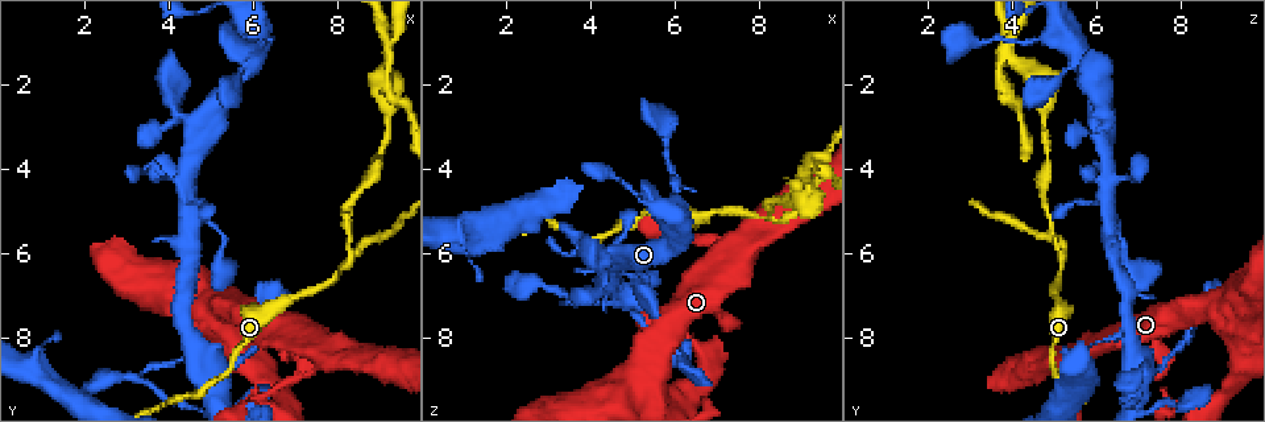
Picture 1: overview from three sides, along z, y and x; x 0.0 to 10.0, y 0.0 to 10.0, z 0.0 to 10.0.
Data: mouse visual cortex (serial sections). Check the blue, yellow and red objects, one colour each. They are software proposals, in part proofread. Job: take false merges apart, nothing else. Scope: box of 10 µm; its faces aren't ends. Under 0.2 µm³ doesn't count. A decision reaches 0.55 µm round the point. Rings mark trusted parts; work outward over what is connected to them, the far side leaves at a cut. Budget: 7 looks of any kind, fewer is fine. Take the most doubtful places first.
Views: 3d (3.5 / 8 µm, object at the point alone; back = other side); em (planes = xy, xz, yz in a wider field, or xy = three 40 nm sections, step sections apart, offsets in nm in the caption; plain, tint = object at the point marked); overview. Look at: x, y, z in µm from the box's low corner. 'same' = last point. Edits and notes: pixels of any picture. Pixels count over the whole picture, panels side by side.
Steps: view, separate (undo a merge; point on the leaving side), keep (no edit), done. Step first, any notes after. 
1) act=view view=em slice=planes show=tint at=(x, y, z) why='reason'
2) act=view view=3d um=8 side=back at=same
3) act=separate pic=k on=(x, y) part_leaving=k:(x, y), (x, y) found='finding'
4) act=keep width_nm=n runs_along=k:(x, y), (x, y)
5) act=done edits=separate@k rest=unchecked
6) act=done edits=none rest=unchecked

act=view view=3d um=3.5 side=back at=(8.35, 6.05, 5.20)

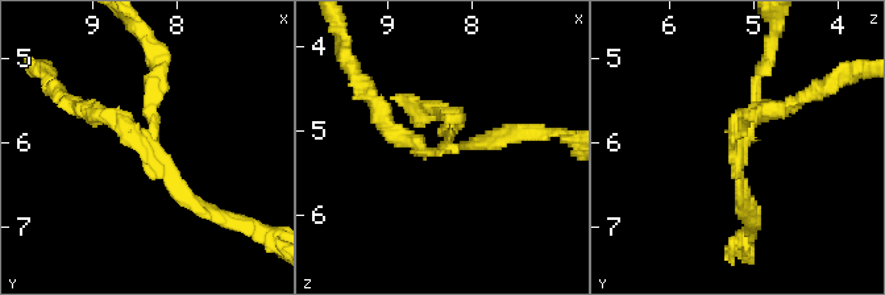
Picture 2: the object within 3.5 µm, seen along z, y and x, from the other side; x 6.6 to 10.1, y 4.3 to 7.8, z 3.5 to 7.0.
act=view view=em slice=xy step=3 show=tint at=(8.30, 6.10, 5.15) arms=3 arm_widths_nm=150,150,200 why='shape alone is not enough'

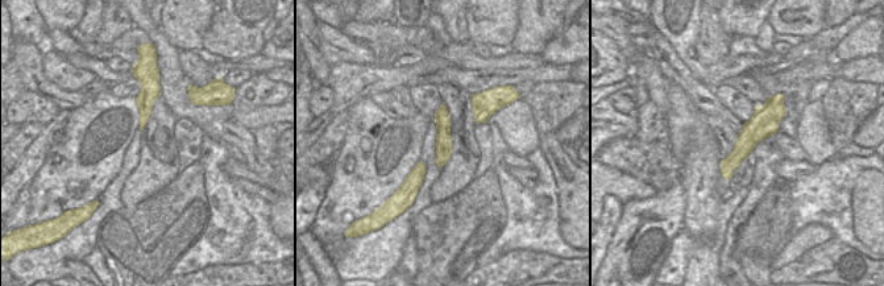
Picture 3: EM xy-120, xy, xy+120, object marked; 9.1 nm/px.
act=separate pic=2 on=(153, 78) part_leaving=2:(153, 120), (157, 59), (145, 36) found='a second cell is stuck on'

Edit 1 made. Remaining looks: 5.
act=view view=3d um=3.5 at=(7.50, 8.55, 5.70) why='three-way junction'

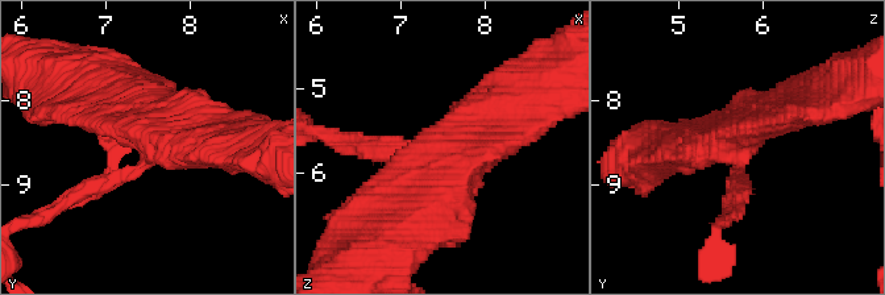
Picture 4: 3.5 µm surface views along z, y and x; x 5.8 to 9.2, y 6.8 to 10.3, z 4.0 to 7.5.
act=view view=em slice=xy step=2 show=tint at=(7.60, 8.55, 5.75)

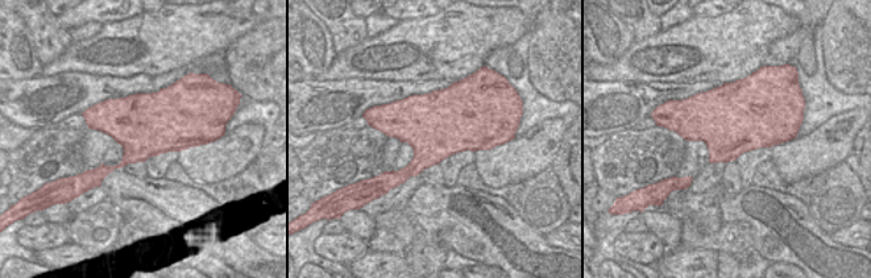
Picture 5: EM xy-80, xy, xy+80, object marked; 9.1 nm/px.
act=view view=em slice=xy step=5 show=tint at=same why='another direction'

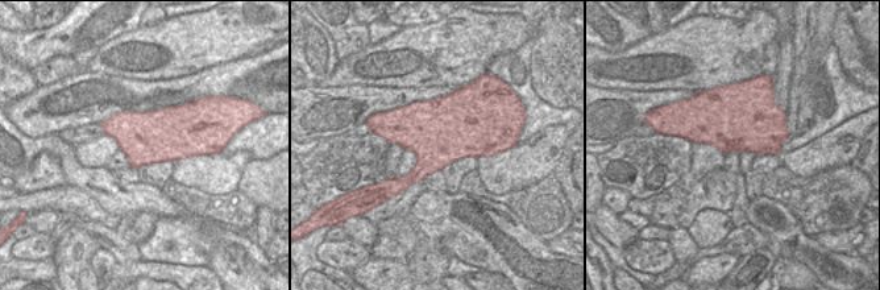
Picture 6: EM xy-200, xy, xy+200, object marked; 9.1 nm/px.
act=keep runs_along=4:(419, 221), (464, 157), (528, 100) found='one cell here'

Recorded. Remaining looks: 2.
act=view view=3d um=8 at=(5.80, 1.05, 3.35) why='sudden change in width'

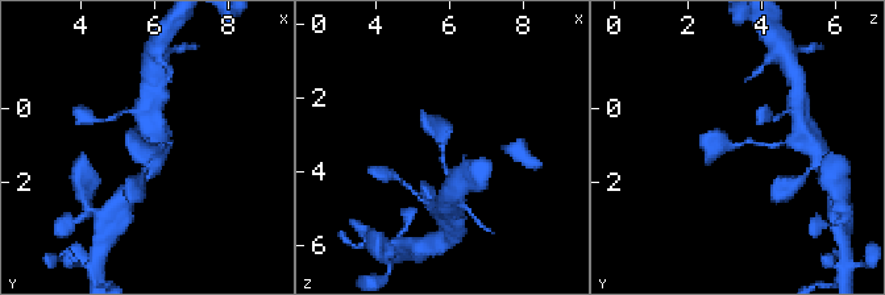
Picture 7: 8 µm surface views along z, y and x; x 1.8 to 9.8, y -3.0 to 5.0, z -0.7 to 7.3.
act=view view=em slice=xy step=5 show=tint at=same

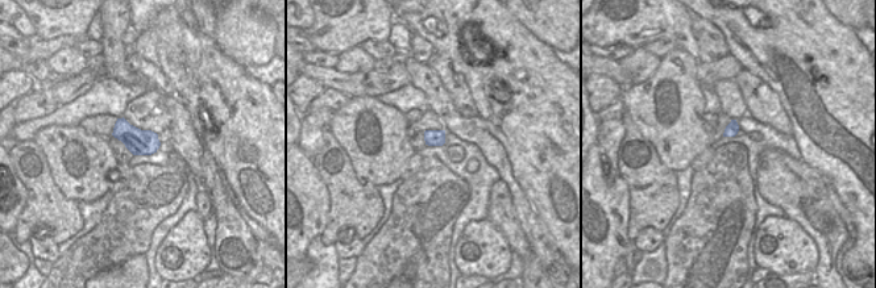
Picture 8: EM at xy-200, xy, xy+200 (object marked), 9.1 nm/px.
act=keep runs_along=7:(451, 181), (441, 136), (424, 116) found='one cell here'

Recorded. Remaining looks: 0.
act=done edits=separate@2 rest=unchecked

